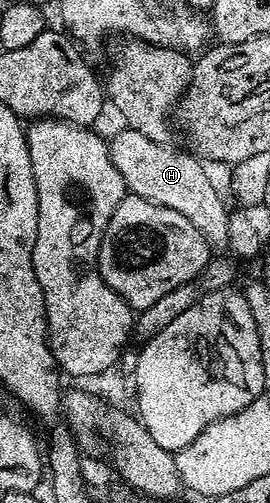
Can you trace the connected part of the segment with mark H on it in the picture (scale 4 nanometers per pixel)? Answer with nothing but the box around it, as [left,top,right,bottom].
[108,129,230,248]

